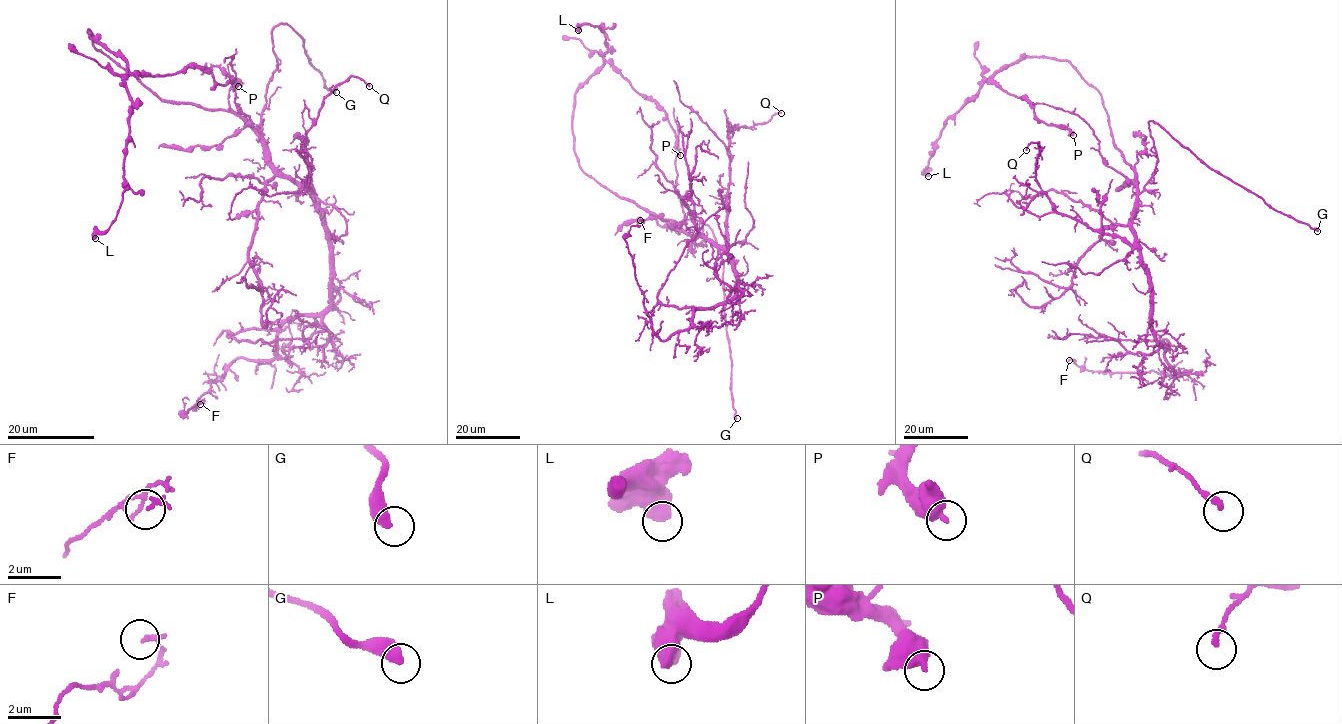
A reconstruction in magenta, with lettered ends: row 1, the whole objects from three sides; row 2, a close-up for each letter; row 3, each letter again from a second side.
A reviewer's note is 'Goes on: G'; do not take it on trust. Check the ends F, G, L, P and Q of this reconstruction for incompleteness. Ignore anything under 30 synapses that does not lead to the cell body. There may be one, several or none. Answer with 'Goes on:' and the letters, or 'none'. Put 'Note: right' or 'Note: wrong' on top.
Note: right
Goes on: G

